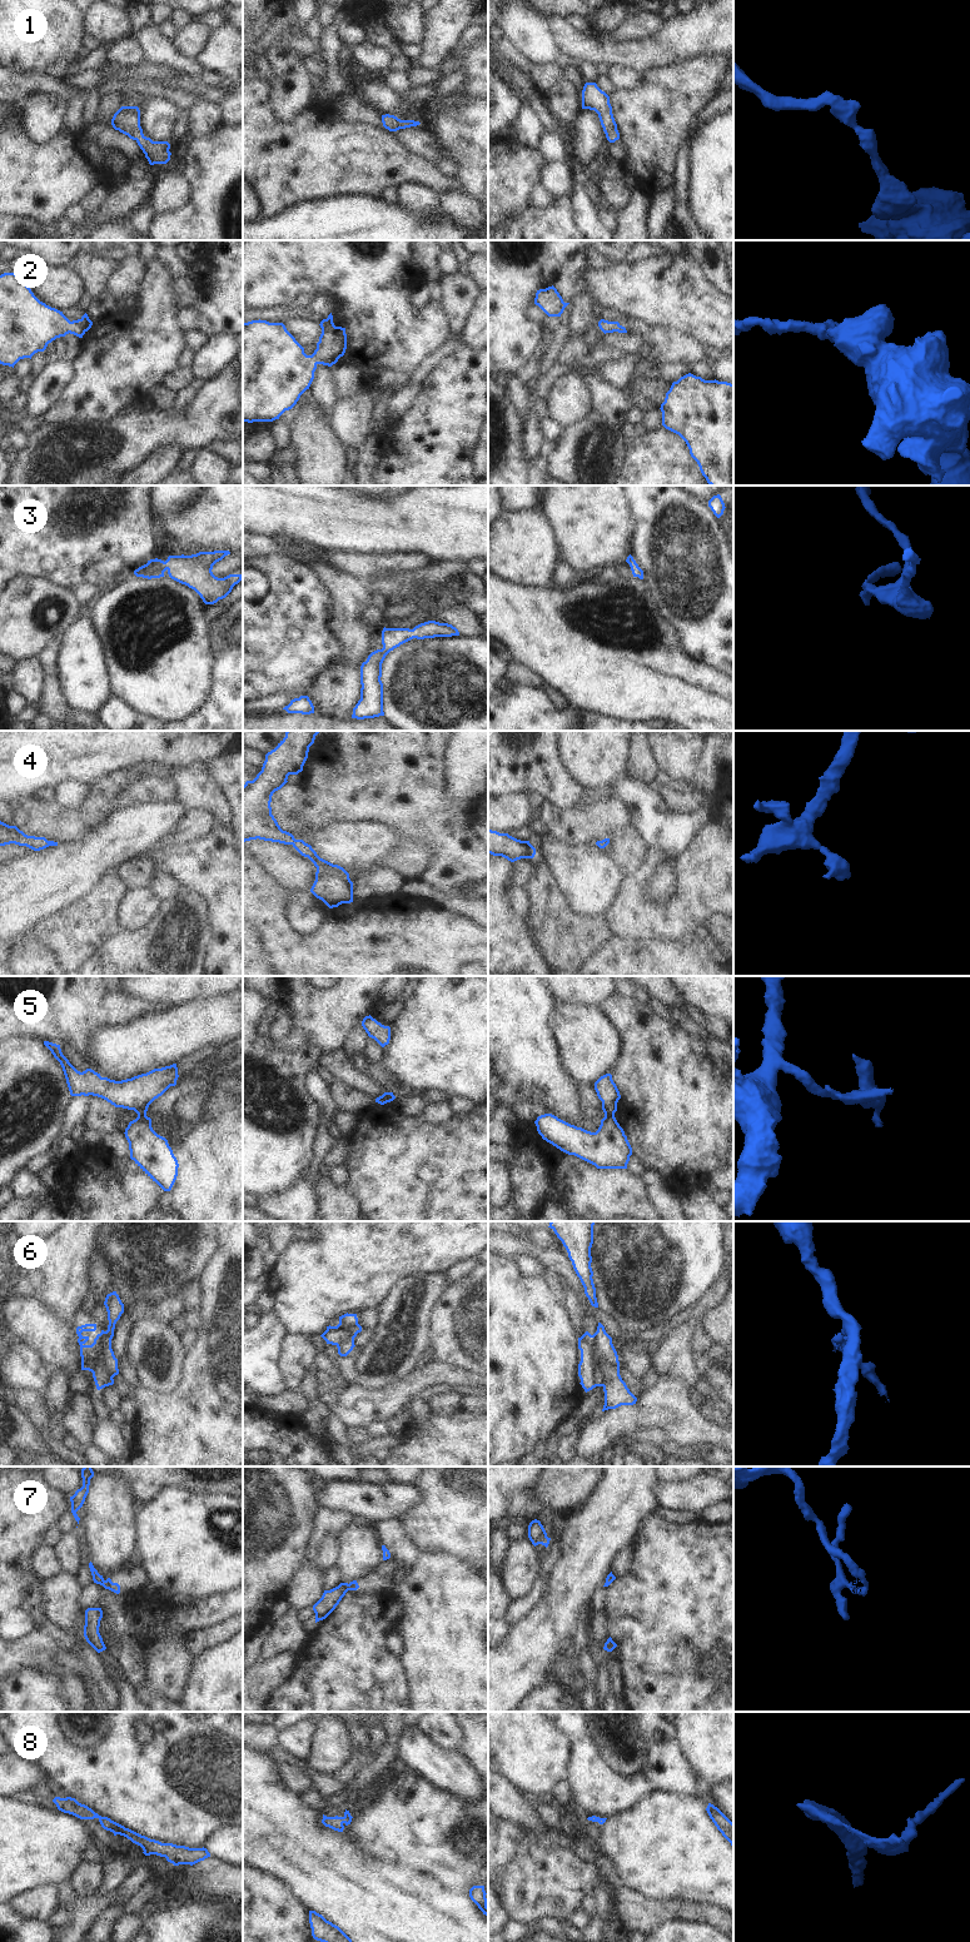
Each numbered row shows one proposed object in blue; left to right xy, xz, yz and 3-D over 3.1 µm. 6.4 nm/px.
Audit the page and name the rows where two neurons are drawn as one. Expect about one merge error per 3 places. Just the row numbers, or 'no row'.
5, 6, 7

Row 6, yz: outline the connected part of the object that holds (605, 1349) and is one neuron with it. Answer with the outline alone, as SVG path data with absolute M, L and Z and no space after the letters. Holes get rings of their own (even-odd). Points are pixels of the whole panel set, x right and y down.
M598 1323L596 1331L595 1356L603 1358L608 1364L615 1365L620 1370L617 1351L612 1344L612 1338L606 1333L605 1326Z

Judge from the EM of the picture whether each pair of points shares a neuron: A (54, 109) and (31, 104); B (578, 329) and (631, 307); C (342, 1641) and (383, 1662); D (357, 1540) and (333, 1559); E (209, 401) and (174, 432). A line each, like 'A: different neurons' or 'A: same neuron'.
A: same neuron
B: different neurons
C: same neuron
D: different neurons
E: same neuron

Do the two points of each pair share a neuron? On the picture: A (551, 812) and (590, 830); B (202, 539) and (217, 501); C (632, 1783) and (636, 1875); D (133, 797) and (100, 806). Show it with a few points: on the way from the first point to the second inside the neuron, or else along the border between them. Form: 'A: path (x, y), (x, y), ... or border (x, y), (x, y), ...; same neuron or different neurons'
A: path (561, 822), (563, 825), (580, 825); same neuron
B: path (204, 529), (217, 517), (217, 511); same neuron
C: border (660, 1792), (652, 1792), (630, 1808), (607, 1818); different neurons
D: border (137, 782), (120, 795), (115, 808); different neurons

